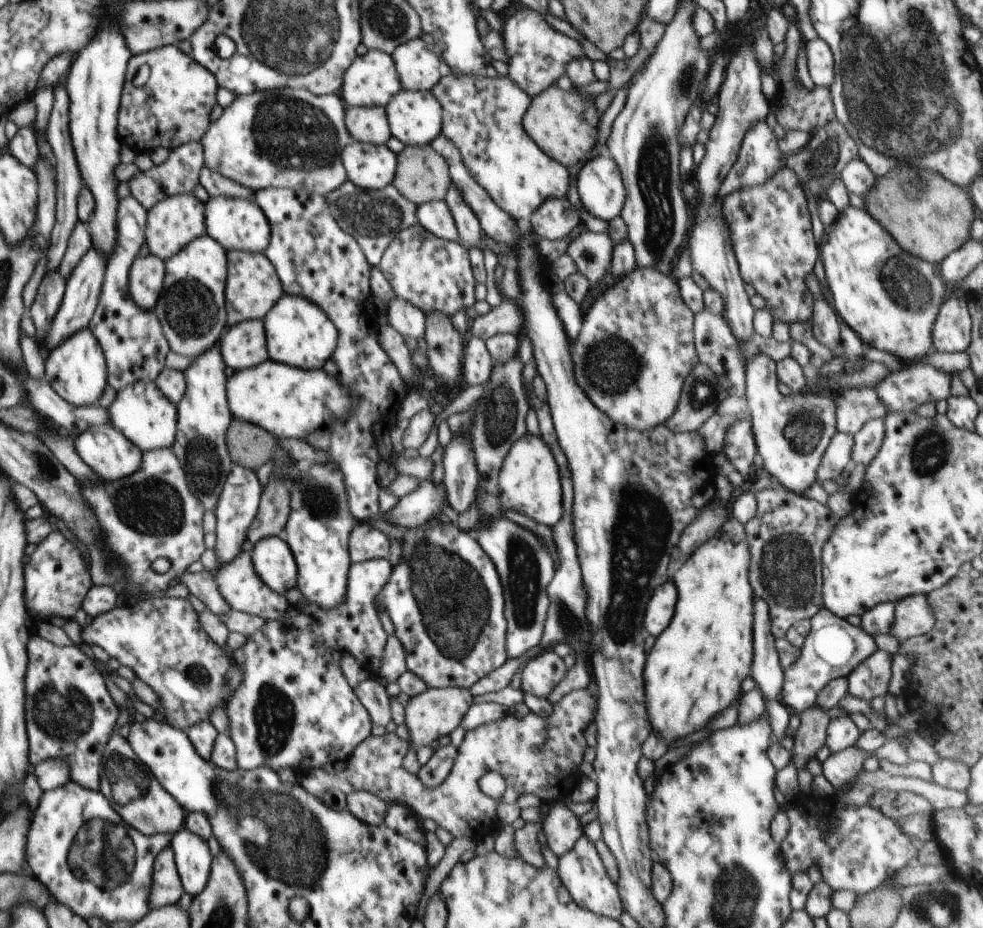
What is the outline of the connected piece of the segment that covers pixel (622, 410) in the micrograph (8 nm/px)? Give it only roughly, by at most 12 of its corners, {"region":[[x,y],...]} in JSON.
{"region":[[659,270],[618,278],[571,346],[575,380],[645,431],[700,362]]}

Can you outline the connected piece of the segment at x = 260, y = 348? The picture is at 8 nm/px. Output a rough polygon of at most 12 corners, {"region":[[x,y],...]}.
{"region":[[264,321],[230,326],[226,366],[241,371],[269,358]]}

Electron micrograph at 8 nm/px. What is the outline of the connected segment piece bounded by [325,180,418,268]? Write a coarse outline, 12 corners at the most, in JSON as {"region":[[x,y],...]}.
{"region":[[347,180],[325,197],[372,267],[418,206],[393,184],[362,192]]}

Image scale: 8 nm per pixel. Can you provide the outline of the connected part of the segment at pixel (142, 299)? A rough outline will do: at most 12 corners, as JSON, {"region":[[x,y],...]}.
{"region":[[137,256],[129,270],[130,296],[152,311],[162,292],[165,262]]}

